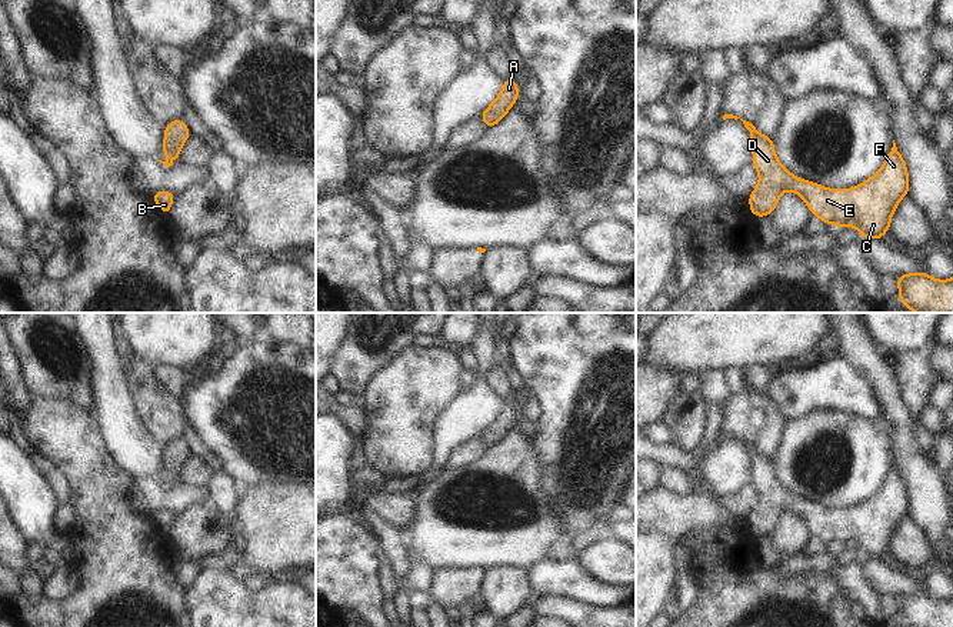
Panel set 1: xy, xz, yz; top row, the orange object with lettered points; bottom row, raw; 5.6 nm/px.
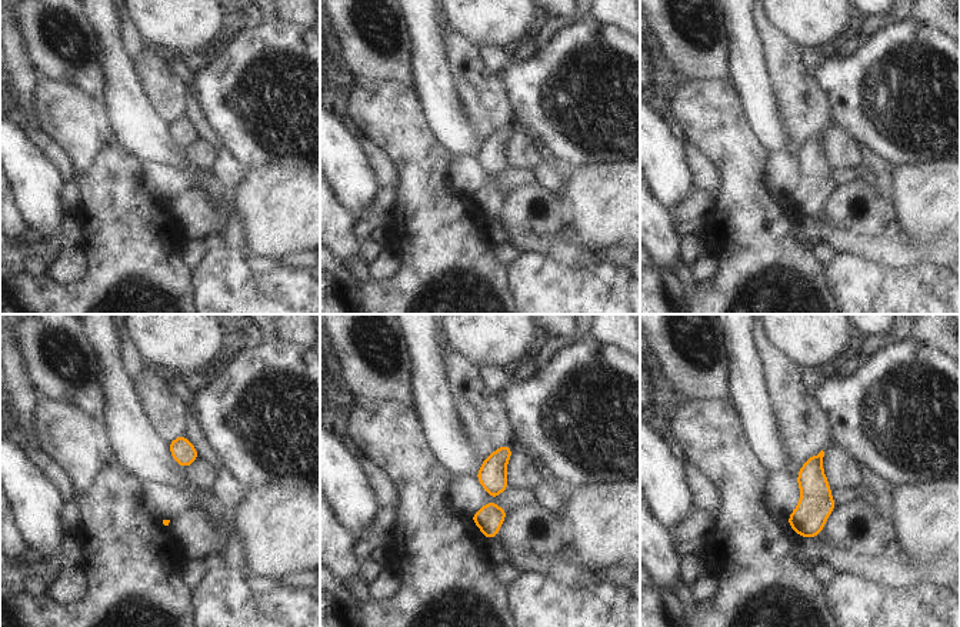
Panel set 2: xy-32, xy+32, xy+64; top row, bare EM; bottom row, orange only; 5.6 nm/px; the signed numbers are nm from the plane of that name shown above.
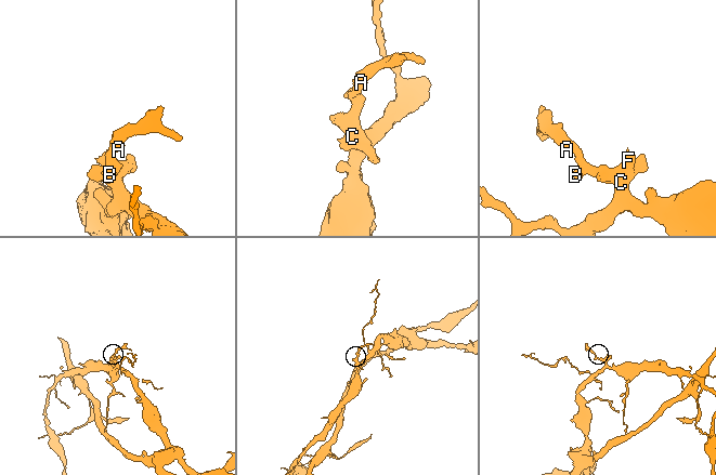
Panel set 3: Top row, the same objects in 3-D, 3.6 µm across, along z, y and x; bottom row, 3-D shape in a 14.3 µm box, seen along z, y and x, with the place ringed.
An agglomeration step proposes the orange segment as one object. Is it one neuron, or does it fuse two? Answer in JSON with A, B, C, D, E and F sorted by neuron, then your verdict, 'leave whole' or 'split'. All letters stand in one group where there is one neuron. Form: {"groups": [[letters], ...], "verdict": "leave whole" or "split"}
{"groups": [["A", "B", "C", "D", "E", "F"]], "verdict": "leave whole"}

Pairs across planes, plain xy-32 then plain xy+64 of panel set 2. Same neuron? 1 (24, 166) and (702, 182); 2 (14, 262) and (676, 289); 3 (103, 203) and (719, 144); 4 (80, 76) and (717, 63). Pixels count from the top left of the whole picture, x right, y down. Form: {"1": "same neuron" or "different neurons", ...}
{"1": "different neurons", "2": "same neuron", "3": "same neuron", "4": "same neuron"}

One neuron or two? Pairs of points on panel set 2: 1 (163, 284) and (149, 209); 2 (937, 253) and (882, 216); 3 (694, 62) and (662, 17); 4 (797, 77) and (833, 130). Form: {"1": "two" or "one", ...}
{"1": "one", "2": "two", "3": "one", "4": "two"}

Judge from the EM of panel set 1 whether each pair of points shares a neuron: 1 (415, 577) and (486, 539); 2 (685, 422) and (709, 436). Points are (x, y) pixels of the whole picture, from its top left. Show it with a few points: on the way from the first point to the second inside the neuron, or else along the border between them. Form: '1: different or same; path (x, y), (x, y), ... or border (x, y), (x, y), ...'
1: different; border (410, 564), (427, 564), (433, 570)
2: different; border (706, 402), (706, 429), (700, 443), (692, 452)

